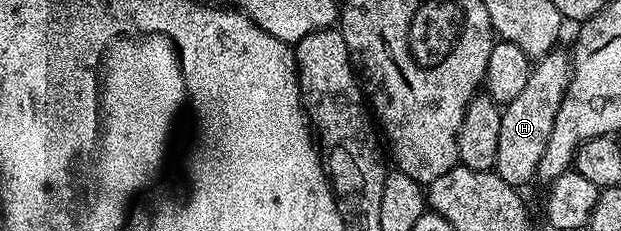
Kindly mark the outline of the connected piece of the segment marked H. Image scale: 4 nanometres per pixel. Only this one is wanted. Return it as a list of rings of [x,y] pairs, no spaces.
[[[553,49],[543,55],[540,60],[528,72],[526,89],[514,97],[500,112],[502,129],[498,129],[498,157],[494,168],[496,175],[506,181],[506,185],[517,189],[523,188],[523,183],[537,178],[536,170],[542,161],[542,153],[546,153],[546,143],[550,141],[550,133],[554,129],[554,117],[558,117],[558,111],[564,101],[564,94],[568,88],[568,82],[572,76],[572,57],[567,50]]]

